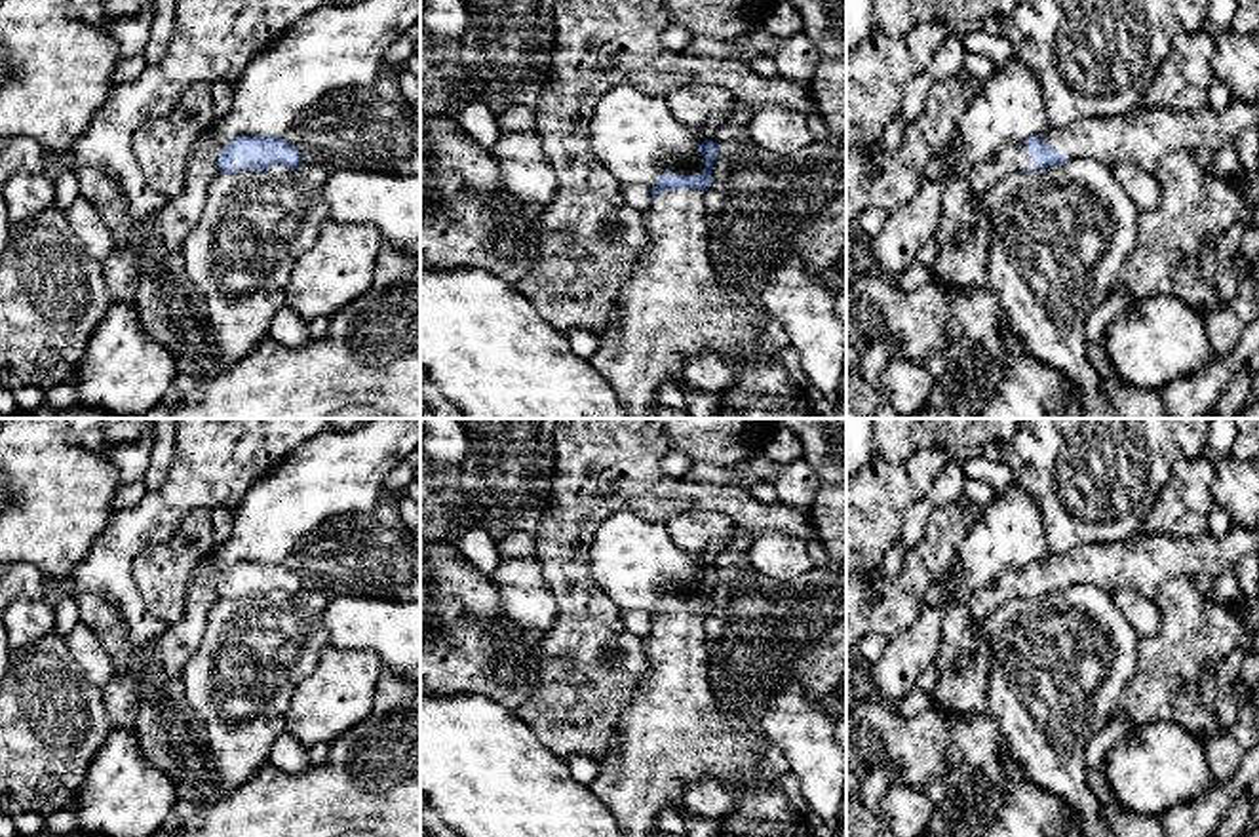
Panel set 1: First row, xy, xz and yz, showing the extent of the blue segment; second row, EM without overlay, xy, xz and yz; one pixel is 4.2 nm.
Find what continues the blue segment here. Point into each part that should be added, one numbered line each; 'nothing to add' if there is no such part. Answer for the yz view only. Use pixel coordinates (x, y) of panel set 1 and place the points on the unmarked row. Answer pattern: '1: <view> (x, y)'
1: yz (1143, 562)
2: yz (1010, 584)

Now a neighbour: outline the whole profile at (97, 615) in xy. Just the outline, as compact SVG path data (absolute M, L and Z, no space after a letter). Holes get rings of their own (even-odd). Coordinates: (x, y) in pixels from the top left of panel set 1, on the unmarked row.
M61 578L57 584L67 592L67 595L76 599L82 622L107 649L116 673L129 672L133 668L133 660L146 654L146 647L137 647L127 641L126 624L110 603L93 594L78 594L70 578Z

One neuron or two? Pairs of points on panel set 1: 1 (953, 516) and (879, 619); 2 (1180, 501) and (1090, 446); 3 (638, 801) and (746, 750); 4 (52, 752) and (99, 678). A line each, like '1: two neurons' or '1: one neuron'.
1: one neuron
2: two neurons
3: one neuron
4: two neurons

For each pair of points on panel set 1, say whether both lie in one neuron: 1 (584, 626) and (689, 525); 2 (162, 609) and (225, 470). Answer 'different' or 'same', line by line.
1: different
2: different

